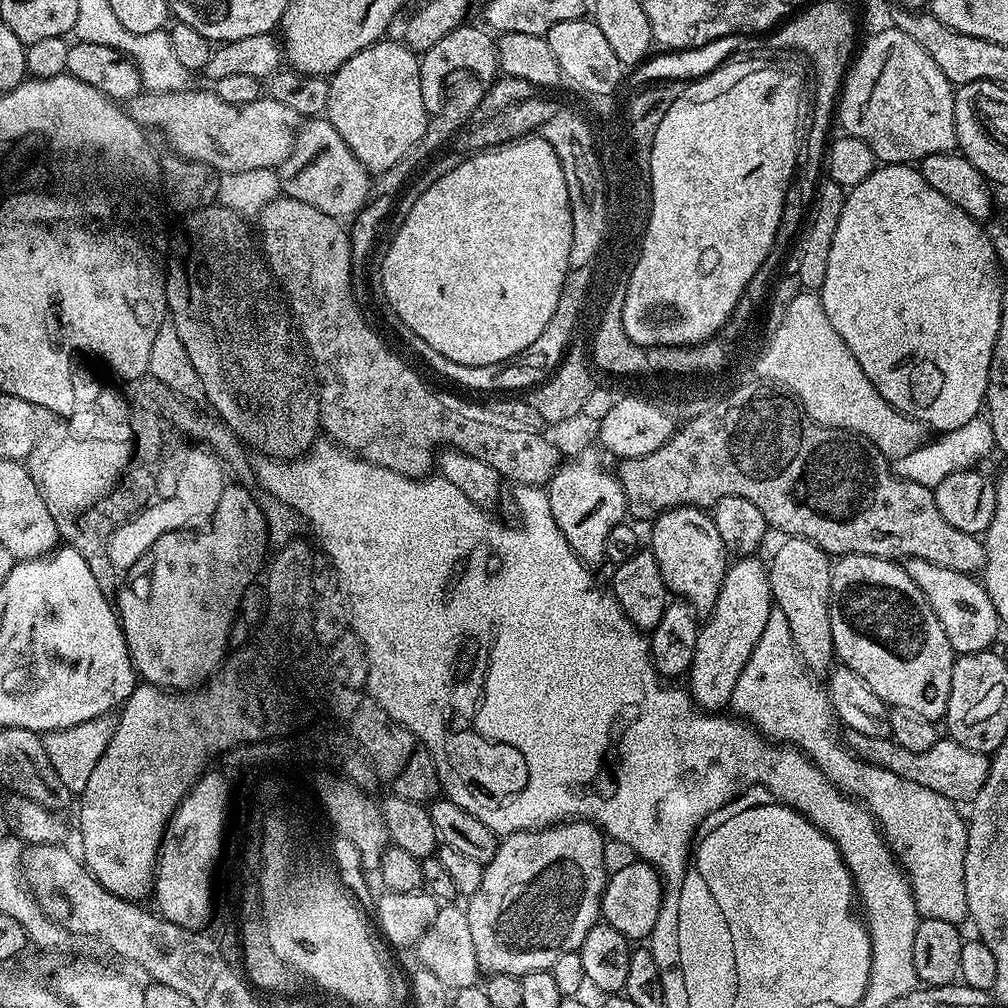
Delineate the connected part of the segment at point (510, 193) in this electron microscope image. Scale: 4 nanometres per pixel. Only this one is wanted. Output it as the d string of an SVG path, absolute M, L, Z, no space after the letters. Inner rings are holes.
M528 134L521 139L515 139L509 143L501 144L499 147L490 147L487 150L477 151L468 159L461 162L460 165L451 165L447 170L441 171L427 185L424 193L421 193L413 202L406 214L406 222L402 222L402 226L398 230L398 234L392 240L388 251L385 252L382 261L382 277L384 276L384 292L388 295L390 303L396 307L396 312L405 320L406 323L412 324L412 328L425 340L428 344L440 348L440 352L453 364L470 364L472 366L480 366L483 363L500 362L503 359L510 358L516 348L524 348L527 340L532 340L532 336L536 336L536 332L540 332L540 328L544 328L544 320L548 320L548 312L552 312L552 304L556 304L556 292L560 292L560 276L564 276L564 256L568 256L568 204L566 203L566 192L568 183L564 177L564 170L560 165L558 154L554 152L549 141L544 140L540 134Z

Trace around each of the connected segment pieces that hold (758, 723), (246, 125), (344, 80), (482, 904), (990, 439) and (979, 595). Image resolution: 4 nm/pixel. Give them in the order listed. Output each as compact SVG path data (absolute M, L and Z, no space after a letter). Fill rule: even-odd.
M773 607L770 618L766 618L766 627L758 638L758 646L754 646L754 654L750 654L750 662L746 662L746 666L742 666L742 674L738 674L738 686L734 686L730 701L731 711L739 719L751 724L761 736L799 748L814 762L814 766L818 766L818 770L822 770L822 774L826 774L826 778L830 778L830 782L834 782L836 788L859 800L868 809L880 825L888 849L896 855L904 875L908 877L917 913L921 917L941 918L955 925L962 923L968 916L964 877L968 826L961 809L953 801L942 798L942 794L934 794L934 790L926 790L926 786L918 786L918 782L898 778L898 774L890 774L890 770L882 770L882 766L874 766L853 754L838 732L836 736L838 724L834 719L832 703L828 701L825 685L816 680L819 679L809 672L794 646L794 634L790 634L790 622L786 622L786 614L782 614L780 608Z
M189 86L187 88L178 88L174 92L151 92L149 90L141 91L139 95L133 97L130 101L130 111L135 120L138 121L145 129L153 130L157 128L158 131L164 132L164 136L173 144L175 151L179 155L188 160L198 160L203 164L209 164L217 172L223 174L226 172L237 172L238 170L258 170L259 168L275 168L279 169L281 162L291 154L292 149L296 147L298 143L298 133L302 128L302 117L299 113L295 112L290 106L282 106L282 102L278 102L267 94L261 95L259 100L254 102L242 102L241 104L231 104L222 99L215 90L209 90L208 92L204 88L195 88L195 86Z
M381 38L366 50L354 54L330 77L330 98L326 109L326 119L342 134L342 138L354 154L365 164L369 172L384 172L394 162L398 162L426 134L430 113L422 102L422 82L420 81L420 56L399 39Z
M586 820L557 822L550 828L535 828L533 832L512 832L509 836L505 836L500 840L498 854L494 854L492 861L484 865L482 886L478 886L478 890L474 890L474 894L467 897L466 900L470 935L474 938L474 954L478 958L481 973L500 973L502 975L522 977L534 970L551 970L554 962L558 962L558 957L561 954L570 954L580 949L582 938L586 938L586 934L590 934L590 930L601 919L600 899L604 893L606 879L606 871L604 872L604 844L606 845L604 833L595 824Z
M978 415L966 426L958 426L958 430L950 430L935 437L937 440L929 439L914 454L895 457L891 461L892 473L898 478L918 482L918 486L926 486L936 489L942 478L948 477L955 472L966 472L977 467L979 460L987 458L996 448L996 439L992 429L991 420L983 415Z
M922 558L907 561L906 567L918 590L922 590L922 594L930 602L934 614L938 614L938 622L942 622L942 630L946 630L950 638L953 653L986 652L995 645L992 643L1002 631L1000 615L998 610L994 610L990 594L975 575L955 572Z

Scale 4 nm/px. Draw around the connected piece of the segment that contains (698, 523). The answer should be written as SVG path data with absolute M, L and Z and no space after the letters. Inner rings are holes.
M671 508L651 521L652 544L650 550L662 570L662 578L666 582L669 593L675 594L679 599L689 603L697 613L711 613L716 604L718 594L722 590L724 575L728 572L730 553L718 535L718 526L714 526L711 515L703 508Z

